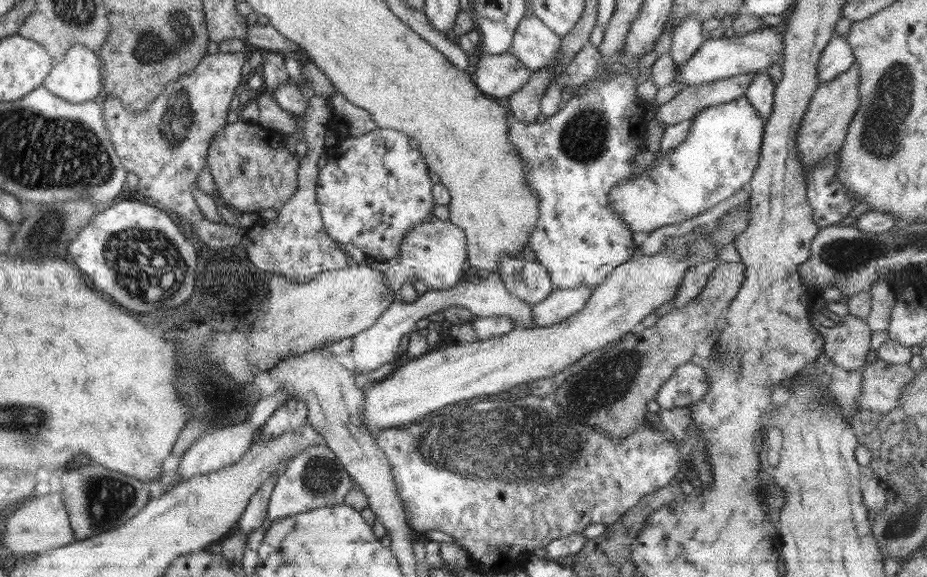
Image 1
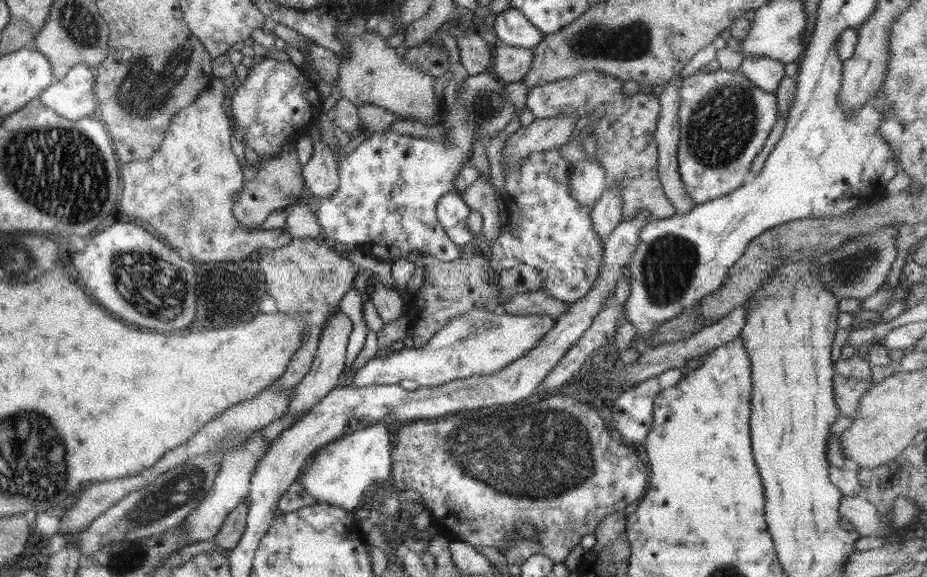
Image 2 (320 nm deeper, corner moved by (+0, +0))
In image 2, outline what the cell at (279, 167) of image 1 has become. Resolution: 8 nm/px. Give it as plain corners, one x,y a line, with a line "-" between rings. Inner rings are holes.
296,140
287,142
276,157
268,157
259,163
260,168
256,169
245,160
242,167
244,184
232,207
233,215
241,225
256,230
261,229
264,220
273,210
289,209
297,204
305,188
303,165
296,153

